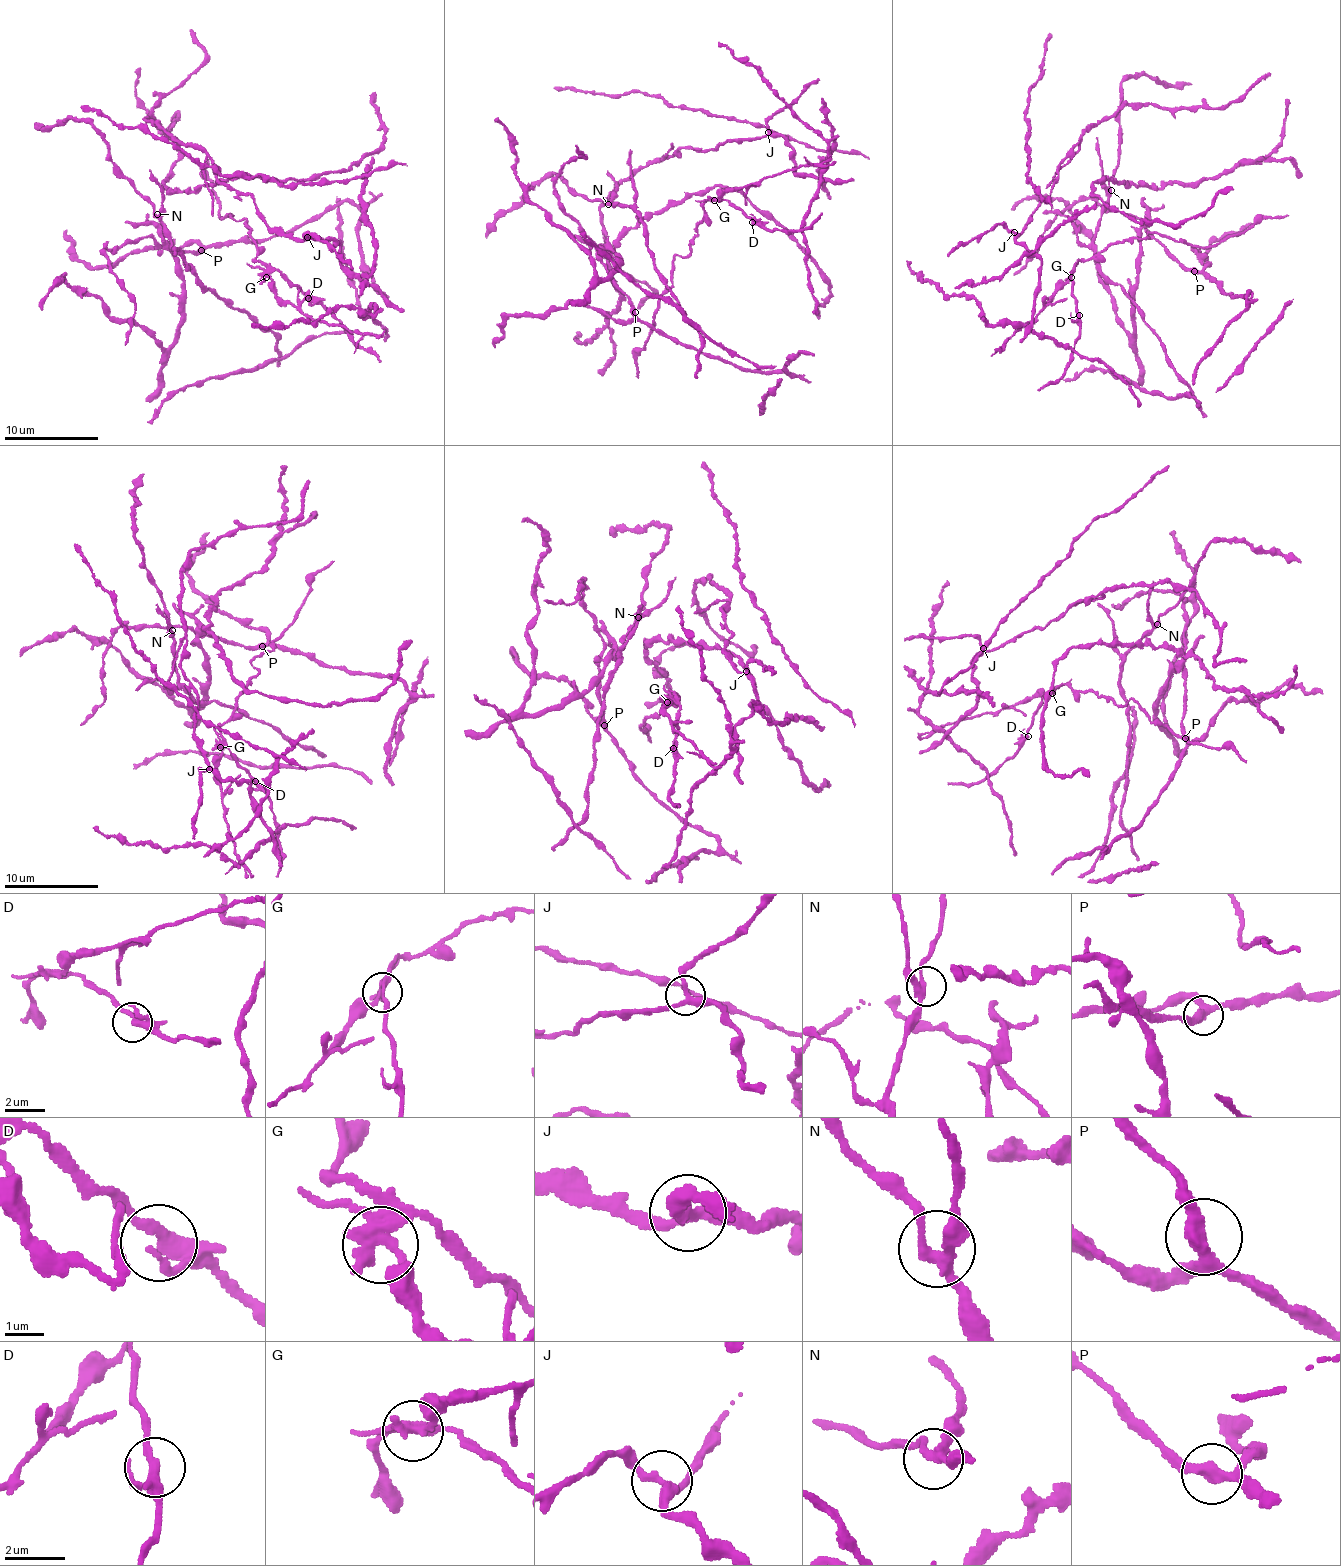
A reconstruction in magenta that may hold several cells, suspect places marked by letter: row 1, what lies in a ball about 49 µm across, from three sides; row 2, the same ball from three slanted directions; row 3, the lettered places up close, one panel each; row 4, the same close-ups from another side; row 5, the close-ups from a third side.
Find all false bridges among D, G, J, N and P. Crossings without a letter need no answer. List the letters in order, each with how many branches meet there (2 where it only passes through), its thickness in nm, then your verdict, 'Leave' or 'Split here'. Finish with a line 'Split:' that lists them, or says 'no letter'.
D: Branches: 3. Thickness 280 nm. Leave
G: Branches: 4. Thickness 320 nm. Leave
J: Branches: 3. Thickness 240 nm. Leave
N: Branches: 3. Thickness 260 nm. Leave
P: Branches: 3. Thickness 300 nm. Leave
Split: no letter

